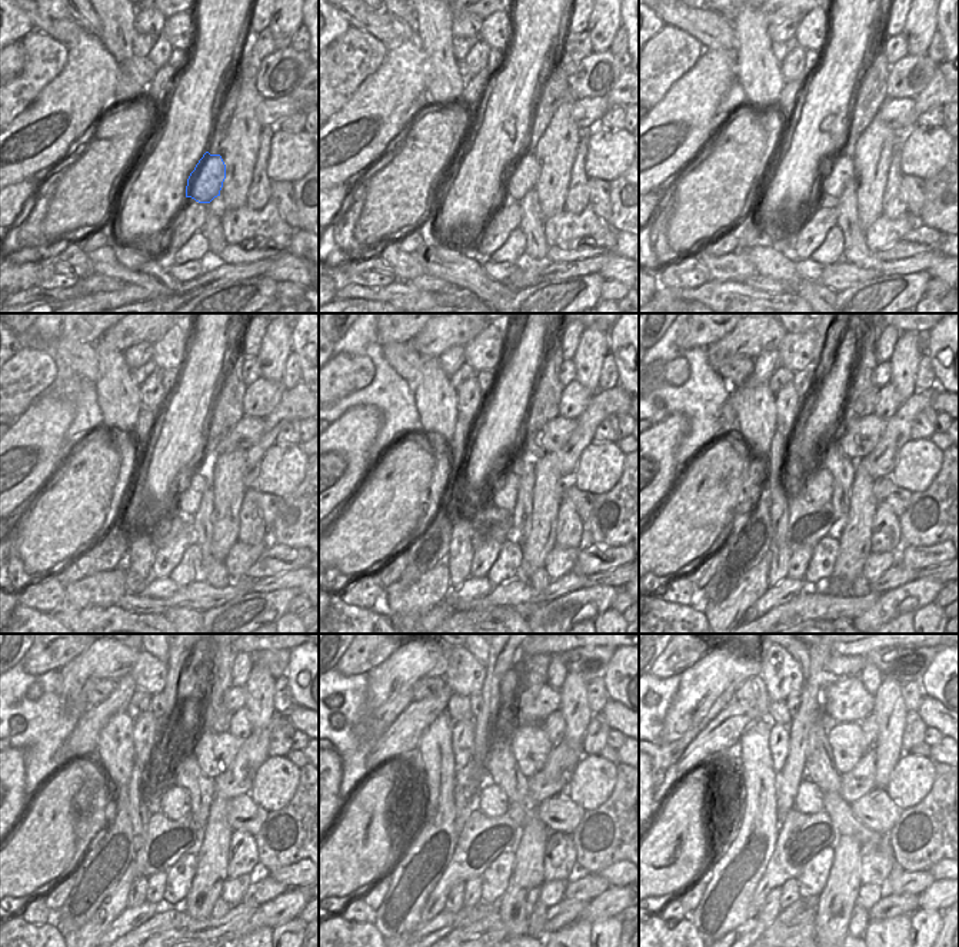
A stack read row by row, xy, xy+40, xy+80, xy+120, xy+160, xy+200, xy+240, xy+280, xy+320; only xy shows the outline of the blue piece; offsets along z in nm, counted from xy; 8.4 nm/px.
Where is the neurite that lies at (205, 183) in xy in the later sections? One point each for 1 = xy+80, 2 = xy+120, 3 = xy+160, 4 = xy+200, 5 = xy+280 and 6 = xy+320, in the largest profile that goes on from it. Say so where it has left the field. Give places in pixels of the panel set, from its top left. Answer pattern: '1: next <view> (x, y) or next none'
1: next xy+80 (838, 170)
2: next xy+120 (187, 495)
3: next xy+160 (500, 487)
4: next xy+200 (815, 482)
5: next xy+280 (492, 800)
6: next xy+320 (809, 798)

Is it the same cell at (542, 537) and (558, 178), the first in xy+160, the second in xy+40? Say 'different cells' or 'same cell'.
same cell

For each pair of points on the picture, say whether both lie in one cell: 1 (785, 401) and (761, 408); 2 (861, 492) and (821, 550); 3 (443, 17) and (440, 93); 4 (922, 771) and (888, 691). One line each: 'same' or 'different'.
1: different
2: different
3: same
4: different

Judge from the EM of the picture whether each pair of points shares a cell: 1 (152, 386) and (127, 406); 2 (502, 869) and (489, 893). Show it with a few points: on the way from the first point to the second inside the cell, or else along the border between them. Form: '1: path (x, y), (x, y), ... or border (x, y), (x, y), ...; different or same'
1: border (137, 386), (140, 409); different
2: path (498, 874), (493, 887); same

